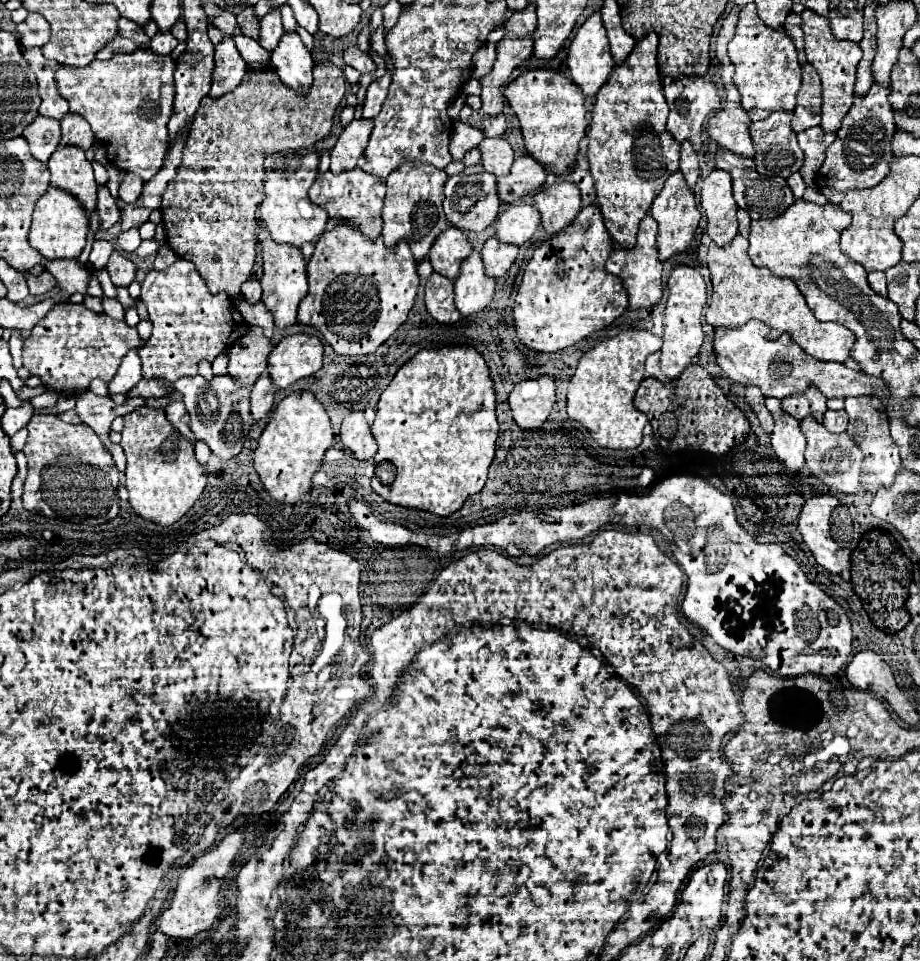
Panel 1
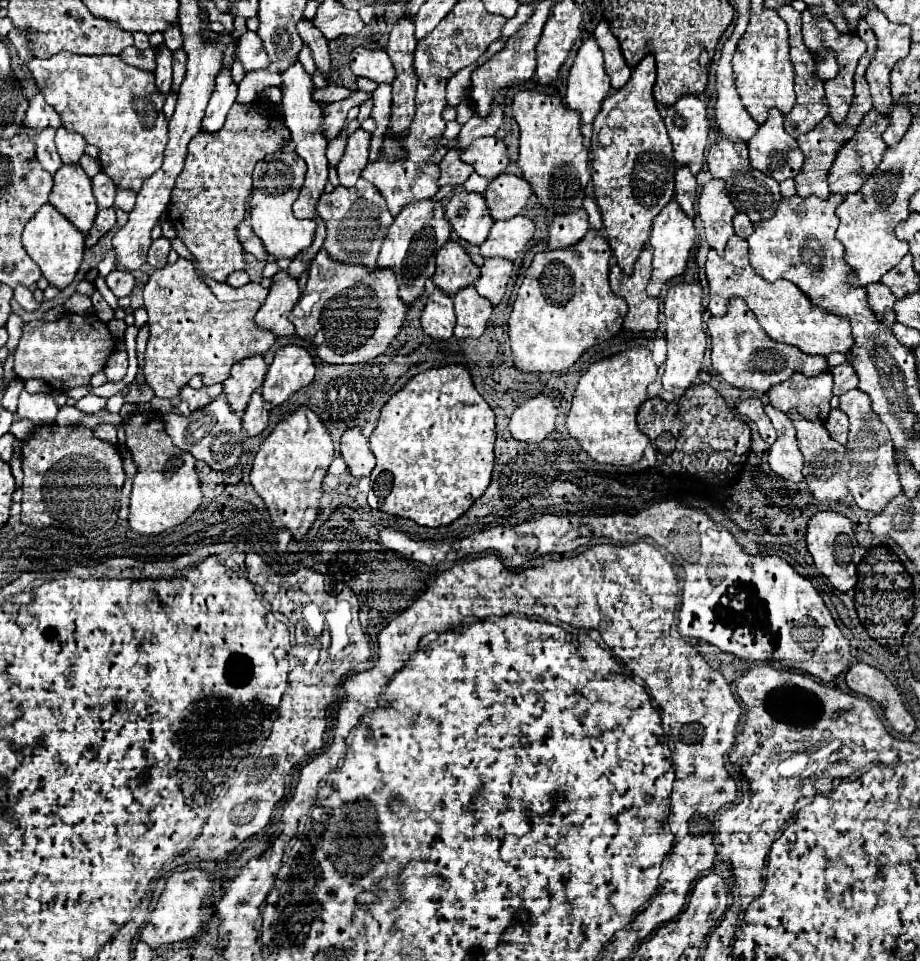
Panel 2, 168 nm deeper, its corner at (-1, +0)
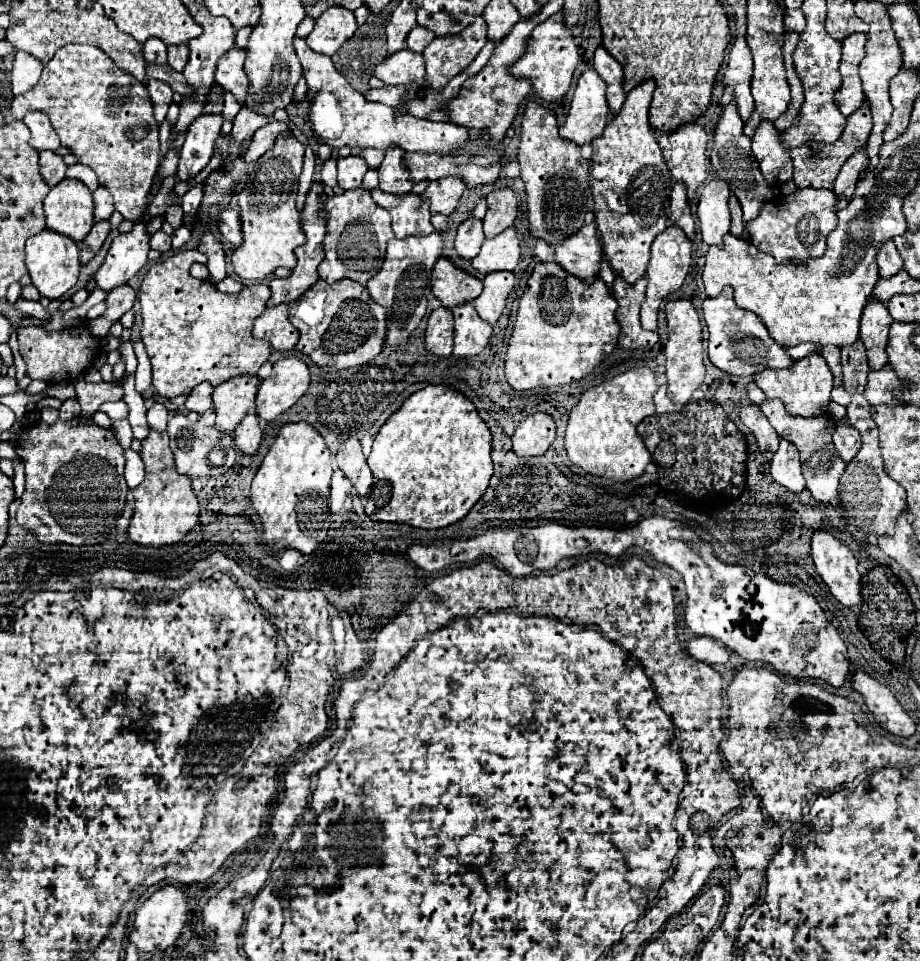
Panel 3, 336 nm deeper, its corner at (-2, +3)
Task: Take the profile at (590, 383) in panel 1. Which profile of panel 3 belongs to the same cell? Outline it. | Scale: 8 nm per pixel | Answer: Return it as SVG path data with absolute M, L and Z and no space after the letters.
M638 367L586 391L568 417L564 439L570 463L590 475L606 477L618 483L640 477L650 463L650 453L636 427L644 417L654 415L656 407L652 395L656 389L658 385L654 373L648 367Z

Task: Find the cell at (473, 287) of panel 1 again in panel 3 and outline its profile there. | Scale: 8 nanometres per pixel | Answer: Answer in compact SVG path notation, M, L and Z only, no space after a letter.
M464 303L452 309L454 313L454 355L460 359L476 357L490 341L492 327L478 317L472 303Z

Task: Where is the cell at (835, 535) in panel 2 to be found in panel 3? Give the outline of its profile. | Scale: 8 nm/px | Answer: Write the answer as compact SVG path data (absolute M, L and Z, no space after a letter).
M816 531L812 537L810 555L814 559L818 575L828 585L830 593L844 607L858 607L862 603L862 575L858 573L858 563L852 551L842 545L832 533Z

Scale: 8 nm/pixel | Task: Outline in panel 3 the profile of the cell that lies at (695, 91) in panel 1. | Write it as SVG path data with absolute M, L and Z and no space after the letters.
M688 123L678 131L670 133L670 149L664 151L666 165L670 175L688 187L688 201L694 201L696 189L704 183L708 161L706 161L706 145L708 135L702 125Z

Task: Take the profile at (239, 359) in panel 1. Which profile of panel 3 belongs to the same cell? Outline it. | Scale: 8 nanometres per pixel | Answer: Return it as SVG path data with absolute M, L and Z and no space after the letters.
M242 375L214 389L212 407L216 411L216 427L224 433L232 433L244 419L248 409L254 409L258 391L258 377Z

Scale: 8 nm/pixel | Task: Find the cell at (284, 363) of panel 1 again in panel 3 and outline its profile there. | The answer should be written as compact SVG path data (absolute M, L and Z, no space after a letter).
M294 355L276 361L272 375L260 383L256 395L256 415L264 423L274 421L308 391L308 385L310 371L304 361Z

